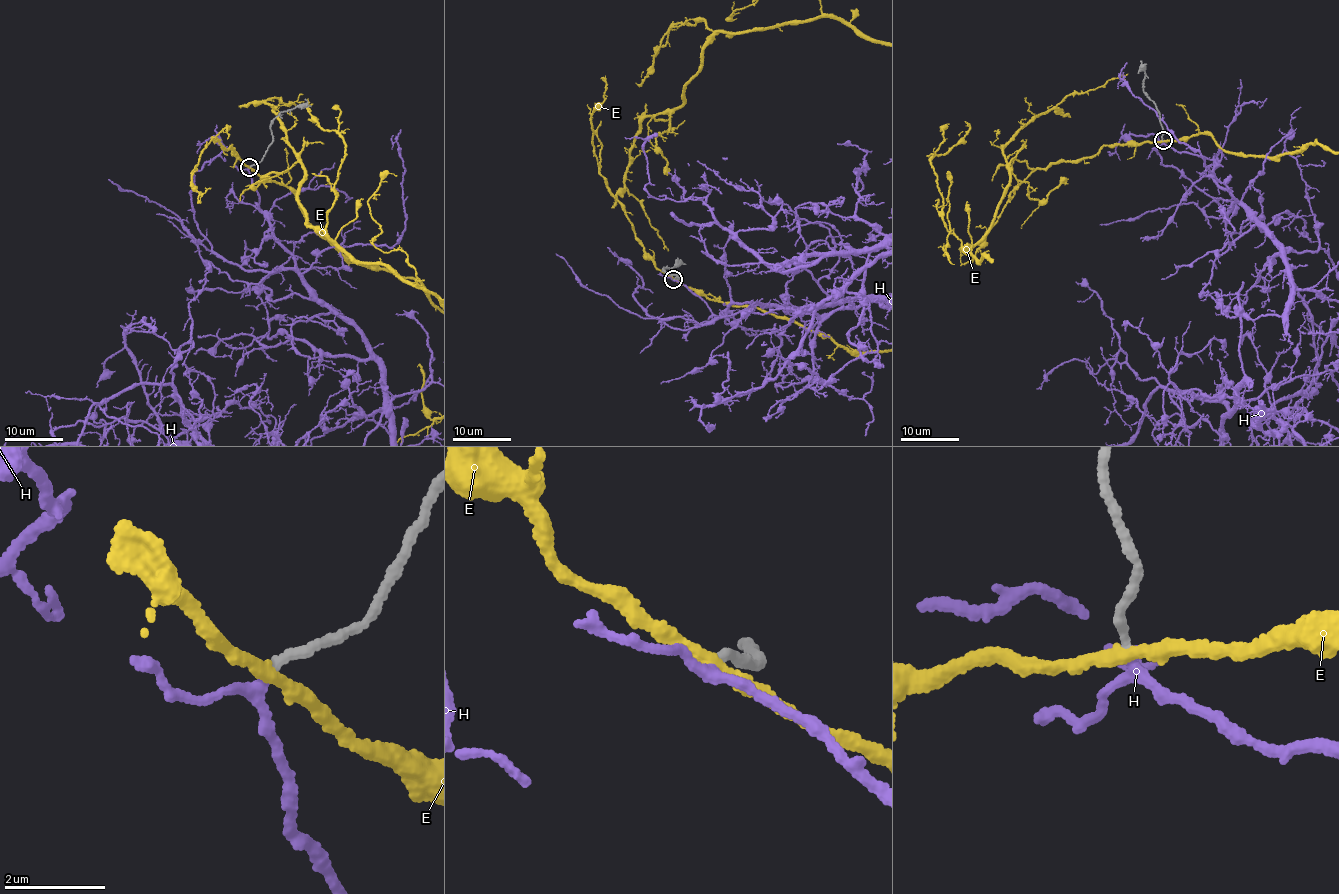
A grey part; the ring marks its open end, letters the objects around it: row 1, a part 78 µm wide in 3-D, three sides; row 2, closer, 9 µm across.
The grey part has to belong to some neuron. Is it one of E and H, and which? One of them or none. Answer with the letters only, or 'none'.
H

